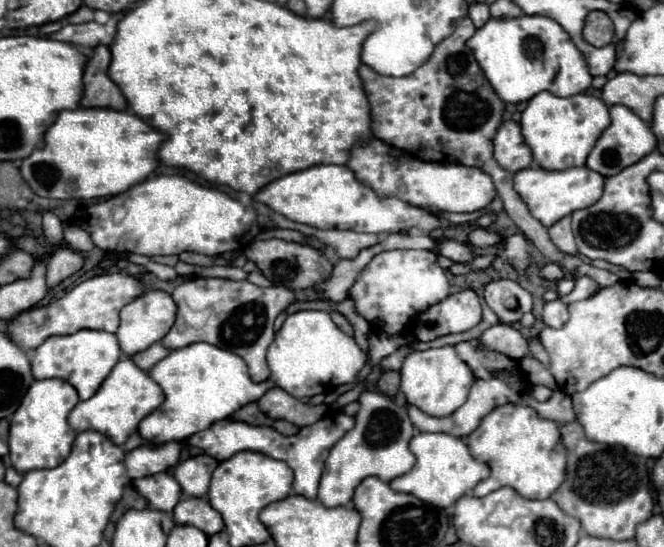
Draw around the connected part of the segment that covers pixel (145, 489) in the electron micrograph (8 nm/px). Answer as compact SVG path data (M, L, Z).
M155 473L153 477L141 477L133 481L133 487L139 487L139 495L143 495L151 509L173 511L177 501L181 499L181 487L175 477L169 473Z

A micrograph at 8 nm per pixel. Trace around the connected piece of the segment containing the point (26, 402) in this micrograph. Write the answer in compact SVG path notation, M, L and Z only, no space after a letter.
M63 379L35 381L29 387L9 427L9 455L19 473L27 473L31 469L53 469L65 461L75 441L75 431L69 427L67 415L77 403L77 391Z

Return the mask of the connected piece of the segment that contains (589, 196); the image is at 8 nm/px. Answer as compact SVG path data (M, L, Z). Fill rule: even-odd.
M525 167L513 175L513 189L517 189L519 197L525 201L531 215L537 221L541 221L545 227L555 225L561 217L577 209L585 209L593 205L593 201L601 197L603 185L605 185L605 177L601 177L599 173L593 173L587 167L571 167L565 171L545 171L541 167L535 167L535 169Z

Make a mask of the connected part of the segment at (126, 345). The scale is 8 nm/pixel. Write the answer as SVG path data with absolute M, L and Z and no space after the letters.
M149 289L141 297L131 301L129 305L125 305L121 309L121 323L119 323L119 329L115 333L119 339L121 351L131 357L139 351L145 351L149 345L161 341L175 321L175 311L177 311L177 307L173 303L171 295L163 289Z

